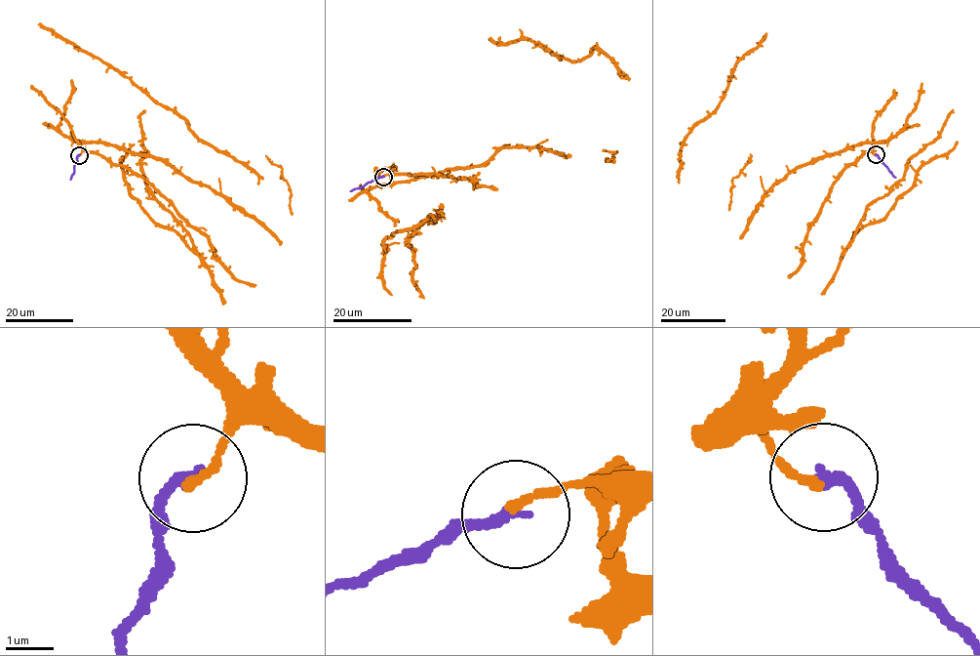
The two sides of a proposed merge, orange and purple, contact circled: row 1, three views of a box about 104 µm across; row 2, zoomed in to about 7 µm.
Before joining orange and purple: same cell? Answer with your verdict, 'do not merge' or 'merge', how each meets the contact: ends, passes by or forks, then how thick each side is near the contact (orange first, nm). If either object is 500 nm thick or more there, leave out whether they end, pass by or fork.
do not merge | orange ends | purple ends | 170/200 nm

